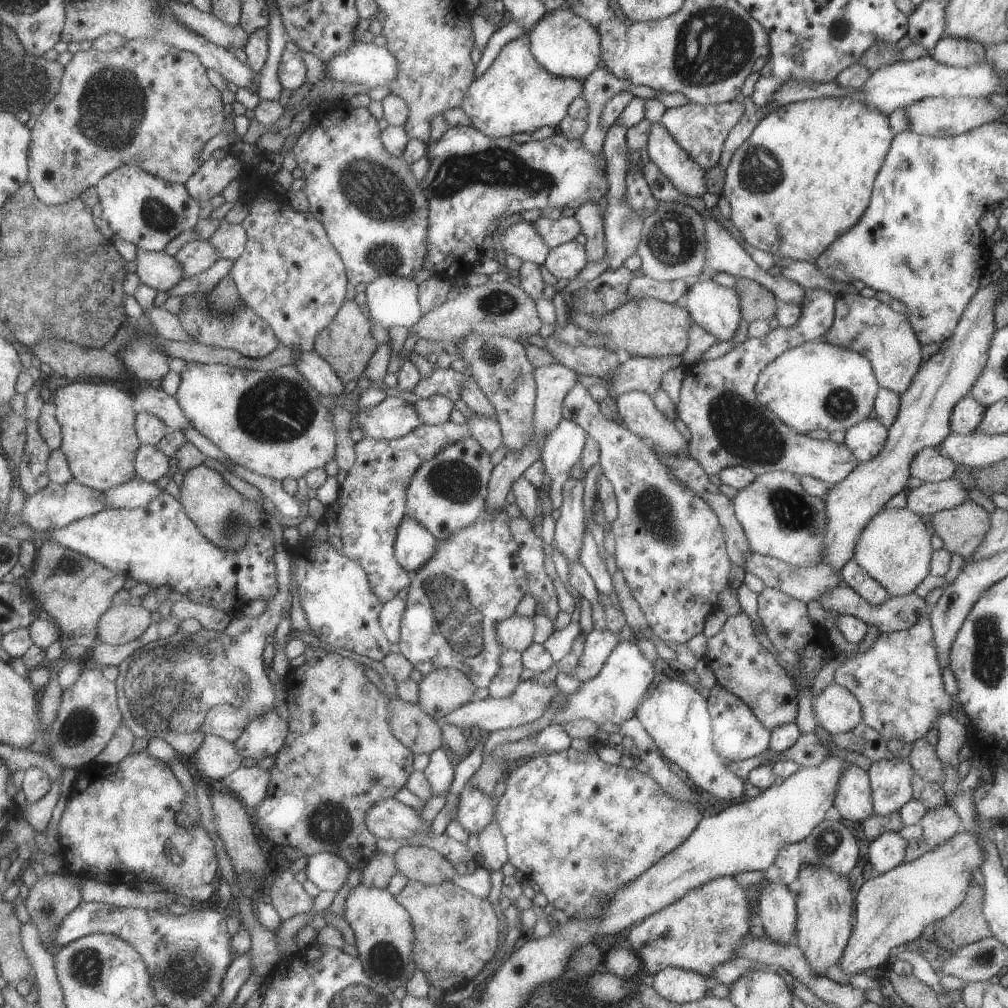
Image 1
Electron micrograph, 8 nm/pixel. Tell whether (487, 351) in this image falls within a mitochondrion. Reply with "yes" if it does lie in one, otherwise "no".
yes

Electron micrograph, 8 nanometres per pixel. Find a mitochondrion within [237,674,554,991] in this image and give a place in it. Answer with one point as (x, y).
(330, 823)

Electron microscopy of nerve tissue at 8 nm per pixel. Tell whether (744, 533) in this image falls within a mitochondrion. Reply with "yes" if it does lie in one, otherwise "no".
no

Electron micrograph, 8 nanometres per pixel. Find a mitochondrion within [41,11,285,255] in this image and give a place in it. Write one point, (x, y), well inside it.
(112, 108)

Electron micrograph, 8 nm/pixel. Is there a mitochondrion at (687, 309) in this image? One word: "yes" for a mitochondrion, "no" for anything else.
no

